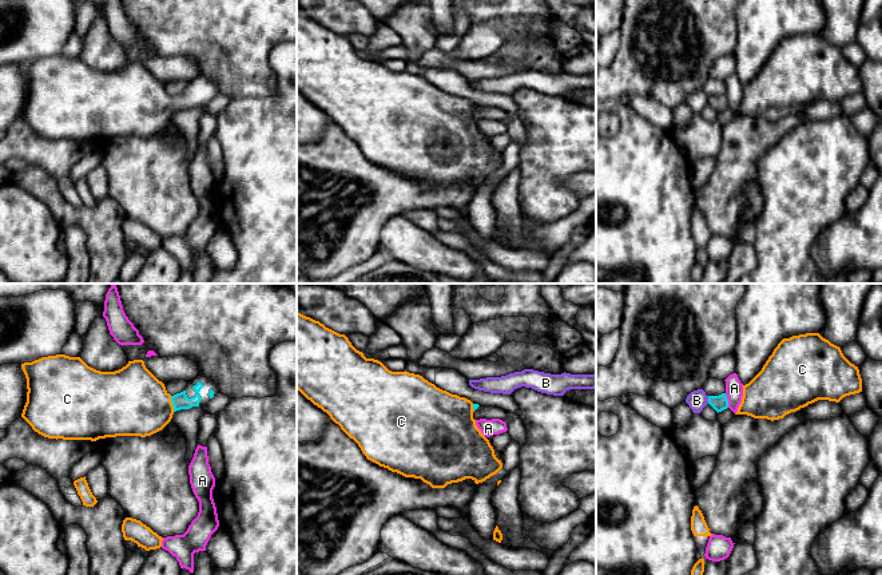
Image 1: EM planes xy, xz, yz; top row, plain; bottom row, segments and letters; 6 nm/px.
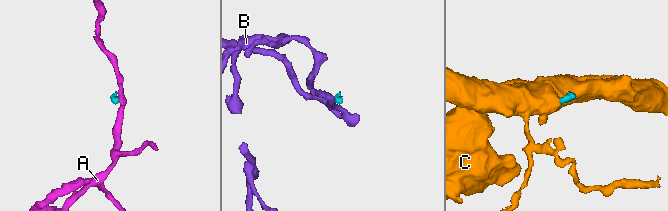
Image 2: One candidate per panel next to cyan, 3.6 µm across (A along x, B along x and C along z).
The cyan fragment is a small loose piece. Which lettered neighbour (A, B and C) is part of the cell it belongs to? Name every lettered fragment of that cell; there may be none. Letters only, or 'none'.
C

